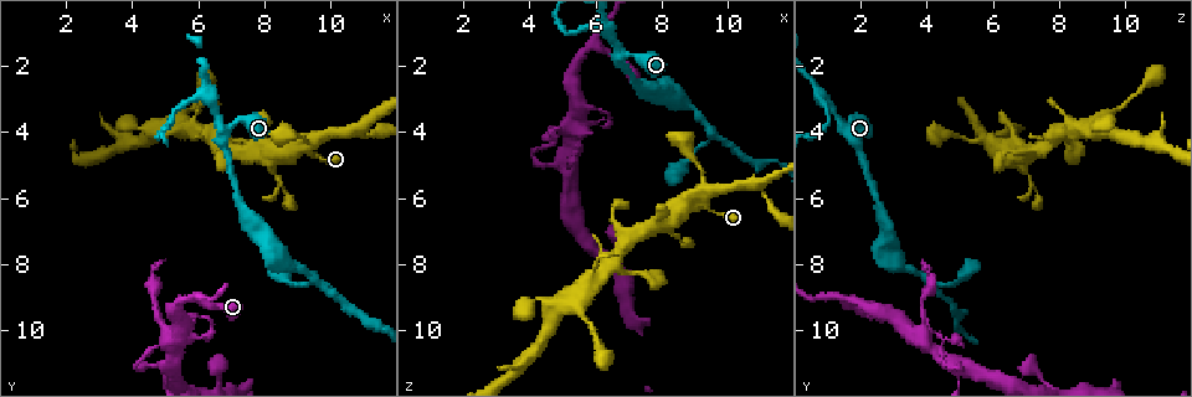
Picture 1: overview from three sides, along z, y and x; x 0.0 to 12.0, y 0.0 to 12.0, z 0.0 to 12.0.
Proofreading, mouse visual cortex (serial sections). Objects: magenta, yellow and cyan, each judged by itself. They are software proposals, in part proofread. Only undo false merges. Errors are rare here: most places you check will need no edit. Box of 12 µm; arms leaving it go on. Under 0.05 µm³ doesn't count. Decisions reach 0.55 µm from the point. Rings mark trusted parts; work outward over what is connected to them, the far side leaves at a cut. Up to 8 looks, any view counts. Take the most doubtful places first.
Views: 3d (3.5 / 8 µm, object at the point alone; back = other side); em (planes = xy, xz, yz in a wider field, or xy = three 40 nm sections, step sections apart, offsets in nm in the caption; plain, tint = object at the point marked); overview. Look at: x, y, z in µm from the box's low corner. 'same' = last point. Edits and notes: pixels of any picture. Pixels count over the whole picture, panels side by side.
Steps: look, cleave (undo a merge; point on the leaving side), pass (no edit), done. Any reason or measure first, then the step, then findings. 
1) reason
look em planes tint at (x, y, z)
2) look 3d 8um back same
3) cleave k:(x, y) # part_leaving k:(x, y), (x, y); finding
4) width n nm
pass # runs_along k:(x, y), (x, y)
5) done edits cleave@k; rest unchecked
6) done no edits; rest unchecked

side arm on a straight run
look 3d 3.5um at (6.0, 8.9, 1.4)

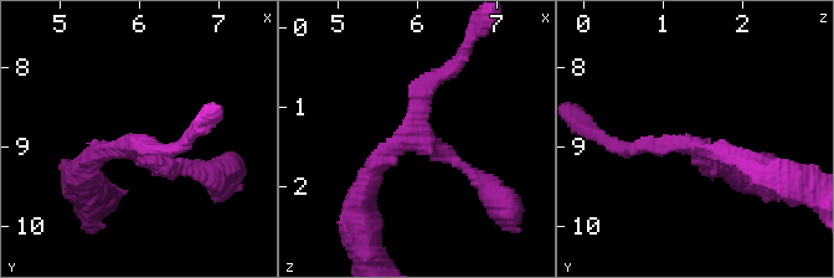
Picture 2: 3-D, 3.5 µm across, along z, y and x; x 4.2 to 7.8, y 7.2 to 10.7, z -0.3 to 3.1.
arms 3; arm_widths 200, 200, 250 nm; now the EM
look em planes plain at (6.00, 9.00, 1.40)

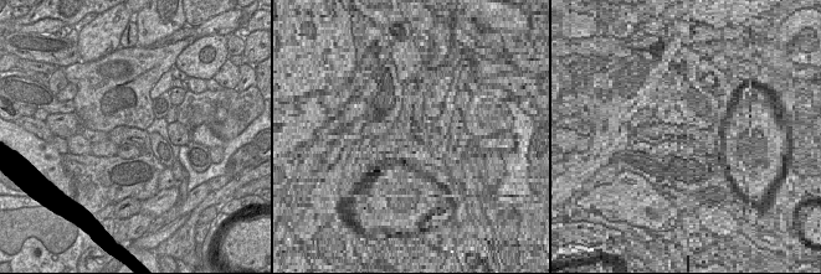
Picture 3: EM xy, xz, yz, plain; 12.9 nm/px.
look em planes tint same

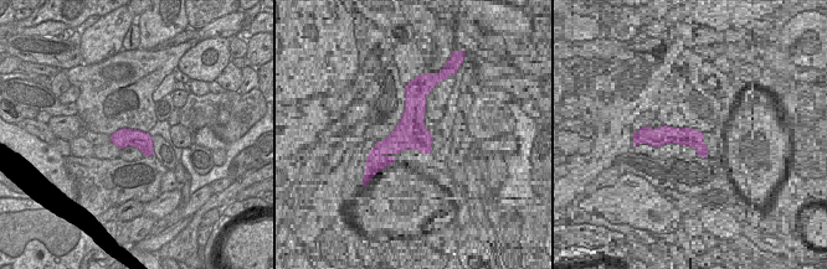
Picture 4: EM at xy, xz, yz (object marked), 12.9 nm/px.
pass # runs_along 2:(479, 181), (403, 140), (361, 191); one cell here

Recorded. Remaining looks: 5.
sudden change in width
look 3d 3.5um at (5.1, 10.1, 3.9)

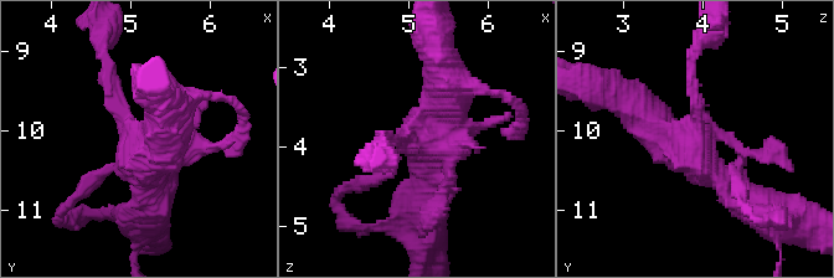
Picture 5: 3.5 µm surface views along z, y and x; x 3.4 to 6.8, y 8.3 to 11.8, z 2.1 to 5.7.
look em xy step 2 tint at (5.10, 10.10, 3.90)

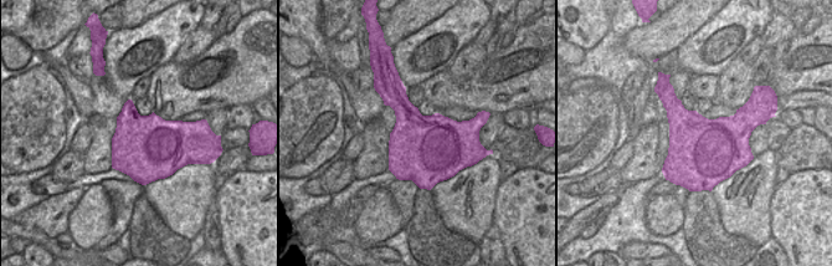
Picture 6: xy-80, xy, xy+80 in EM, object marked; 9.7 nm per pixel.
pass # runs_along 5:(637, 104), (758, 207); all the same cell

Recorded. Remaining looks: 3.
thick turns thin
look 3d 3.5um at (8.4, 5.4, 7.1)

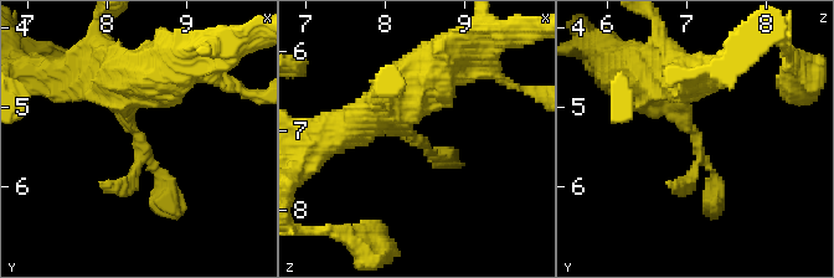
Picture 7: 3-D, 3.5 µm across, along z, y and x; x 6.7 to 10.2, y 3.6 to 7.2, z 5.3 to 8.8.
need the tissue
look em xy step 1 tint at (8.40, 5.40, 7.15)

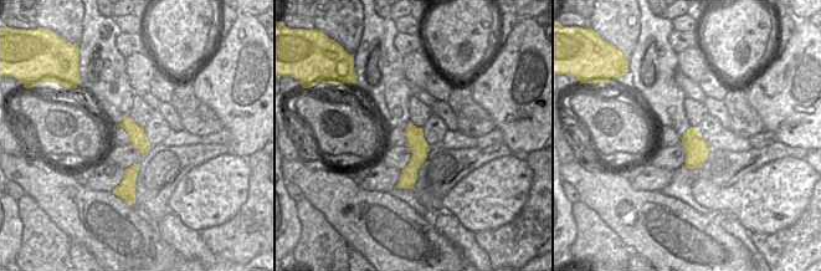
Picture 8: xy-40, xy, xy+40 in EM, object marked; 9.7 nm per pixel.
look em xy step 3 tint same

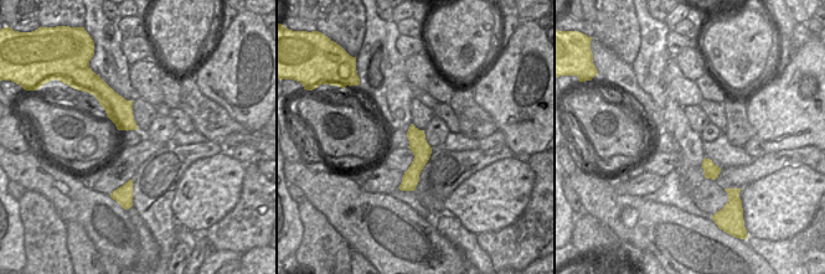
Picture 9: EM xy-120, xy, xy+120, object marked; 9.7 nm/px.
width 180 nm
pass # runs_along 9:(412, 129), (418, 164), (403, 187); continuous, no second cell

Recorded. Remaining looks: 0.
done no edits; rest unchecked

